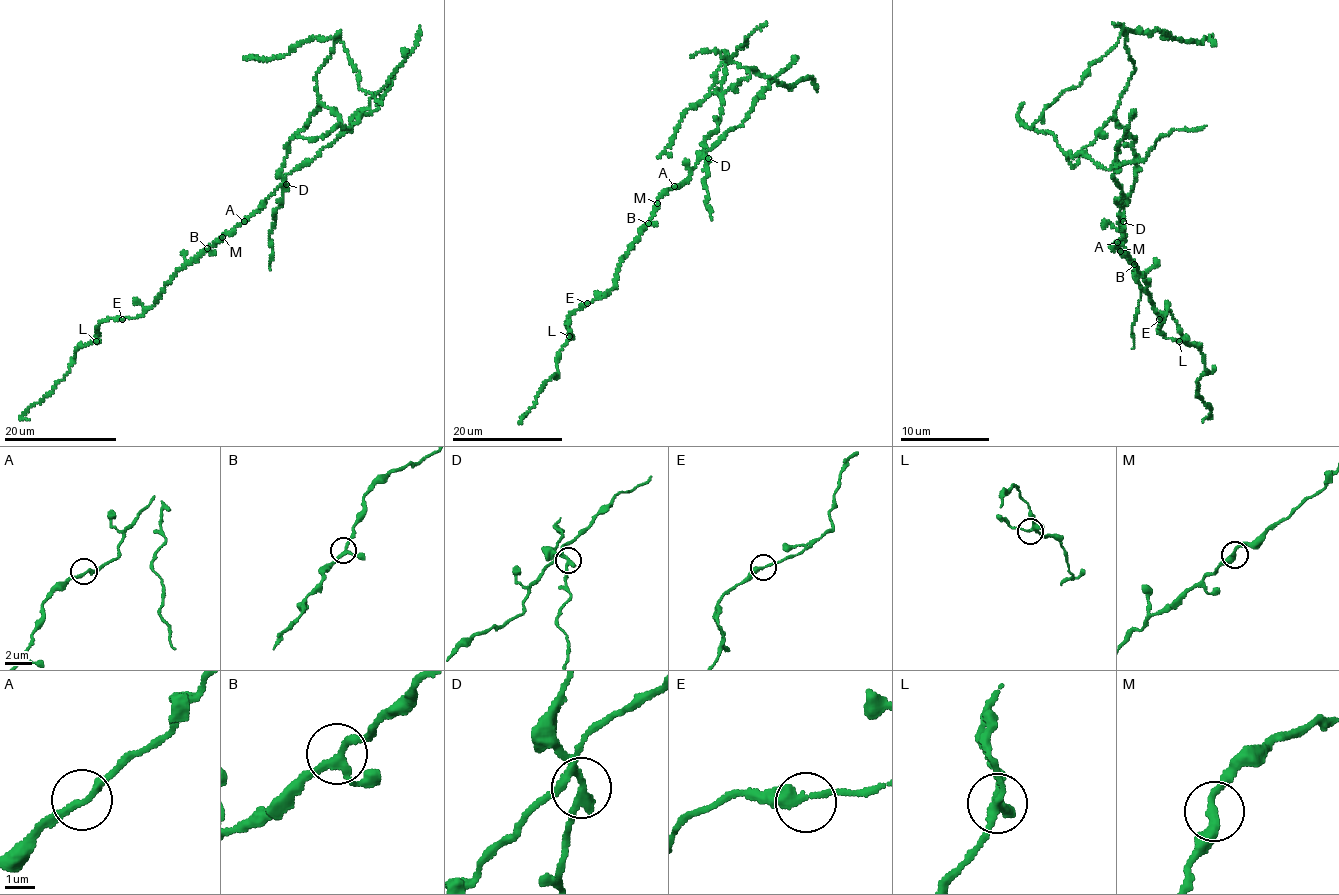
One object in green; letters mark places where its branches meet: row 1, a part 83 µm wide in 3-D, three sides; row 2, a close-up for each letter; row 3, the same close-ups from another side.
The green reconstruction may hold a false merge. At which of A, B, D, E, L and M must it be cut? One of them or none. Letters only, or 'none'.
D

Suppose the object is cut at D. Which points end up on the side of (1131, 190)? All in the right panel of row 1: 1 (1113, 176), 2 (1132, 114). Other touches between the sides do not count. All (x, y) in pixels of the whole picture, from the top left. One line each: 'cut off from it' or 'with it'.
1: cut off from it
2: cut off from it

